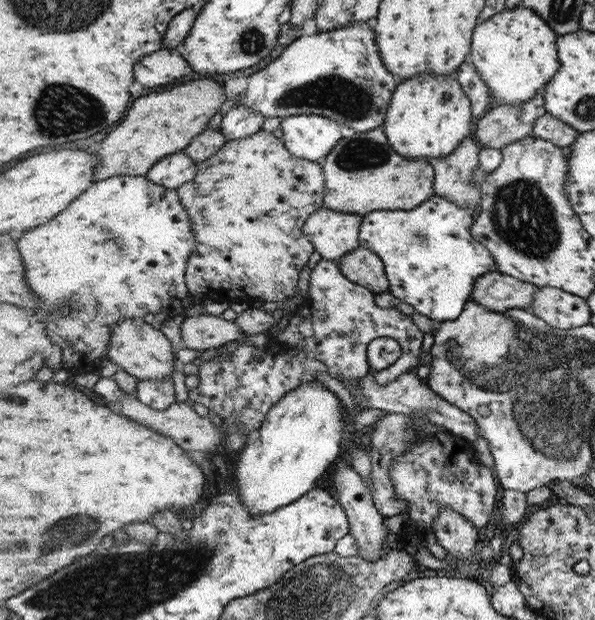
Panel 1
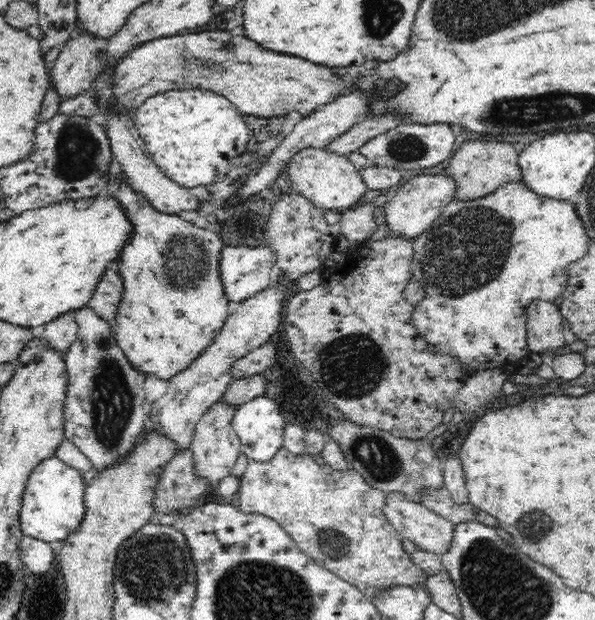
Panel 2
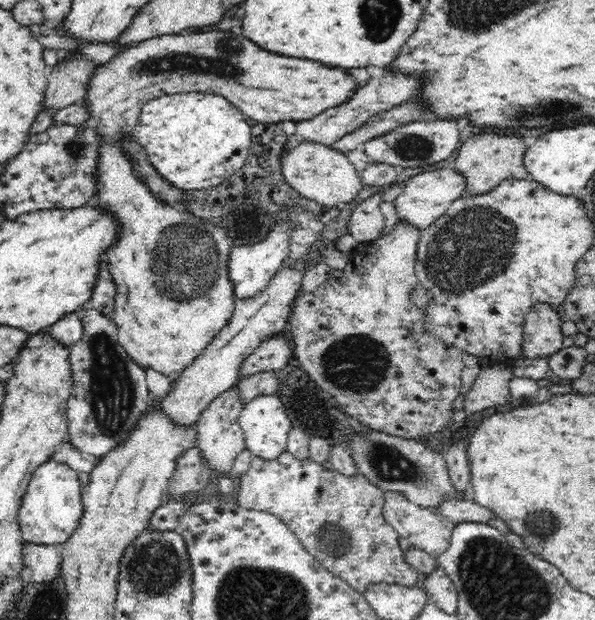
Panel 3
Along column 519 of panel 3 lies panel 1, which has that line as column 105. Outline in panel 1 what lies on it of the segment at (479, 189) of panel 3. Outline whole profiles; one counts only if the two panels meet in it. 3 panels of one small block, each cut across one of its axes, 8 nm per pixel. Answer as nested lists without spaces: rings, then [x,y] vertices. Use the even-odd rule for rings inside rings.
[[[196,76],[190,83],[139,97],[123,123],[103,140],[96,182],[116,176],[147,176],[162,159],[185,151],[196,137],[208,130],[208,123],[222,112],[226,99],[224,84],[210,76]]]

